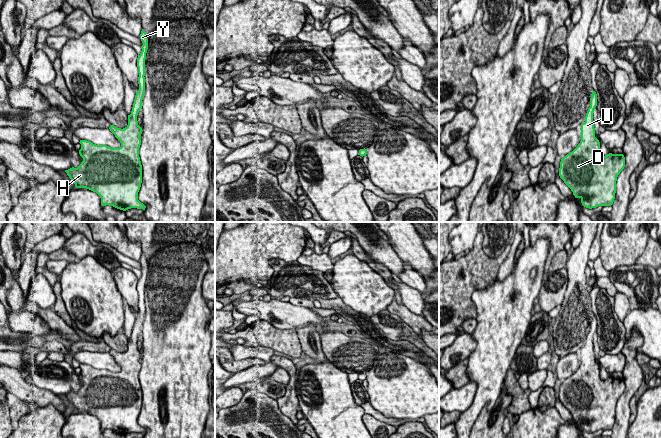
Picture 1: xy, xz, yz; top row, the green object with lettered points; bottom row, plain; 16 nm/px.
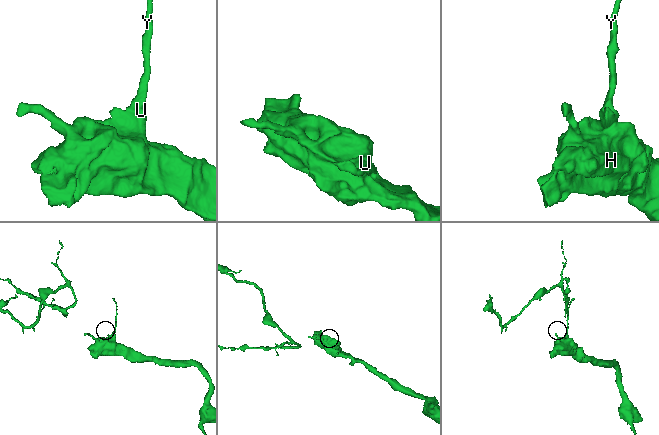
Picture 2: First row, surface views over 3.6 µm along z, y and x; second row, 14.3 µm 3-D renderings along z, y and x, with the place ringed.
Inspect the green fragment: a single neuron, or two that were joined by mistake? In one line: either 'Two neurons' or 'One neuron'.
One neuron

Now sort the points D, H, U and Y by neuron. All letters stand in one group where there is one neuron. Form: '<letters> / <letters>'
D H U Y

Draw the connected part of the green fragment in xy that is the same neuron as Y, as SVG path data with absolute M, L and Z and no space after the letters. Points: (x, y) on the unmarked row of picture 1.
M142 253L140 263L143 267L137 282L139 314L136 316L128 349L121 353L110 349L110 355L120 365L119 372L96 369L80 364L80 380L83 385L77 392L65 394L76 412L86 412L96 416L102 430L113 430L126 435L131 432L143 433L146 430L138 424L142 407L142 389L139 381L142 352L138 349L137 339L142 332L145 317L145 283L148 262Z

